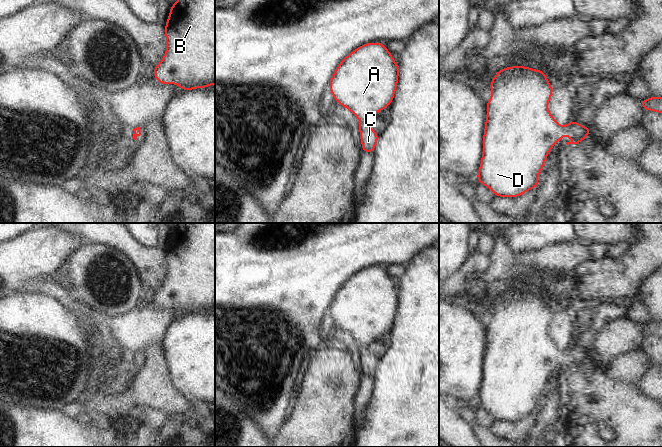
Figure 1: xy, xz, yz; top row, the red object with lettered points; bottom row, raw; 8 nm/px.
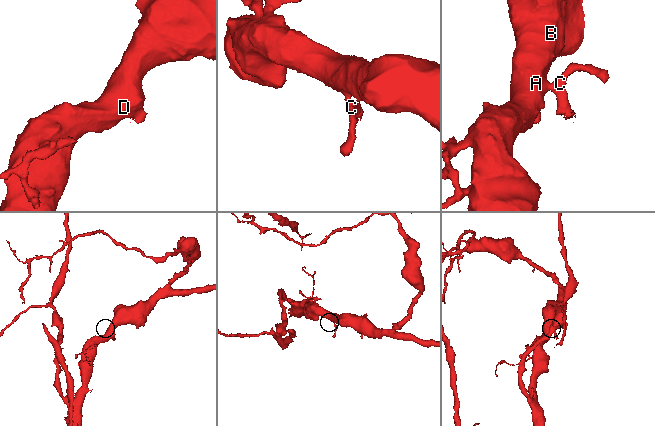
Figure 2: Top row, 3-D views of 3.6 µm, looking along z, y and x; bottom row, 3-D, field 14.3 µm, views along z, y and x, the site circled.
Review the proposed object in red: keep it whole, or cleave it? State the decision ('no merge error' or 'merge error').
no merge error

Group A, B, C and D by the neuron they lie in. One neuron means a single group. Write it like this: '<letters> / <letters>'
A B C D

